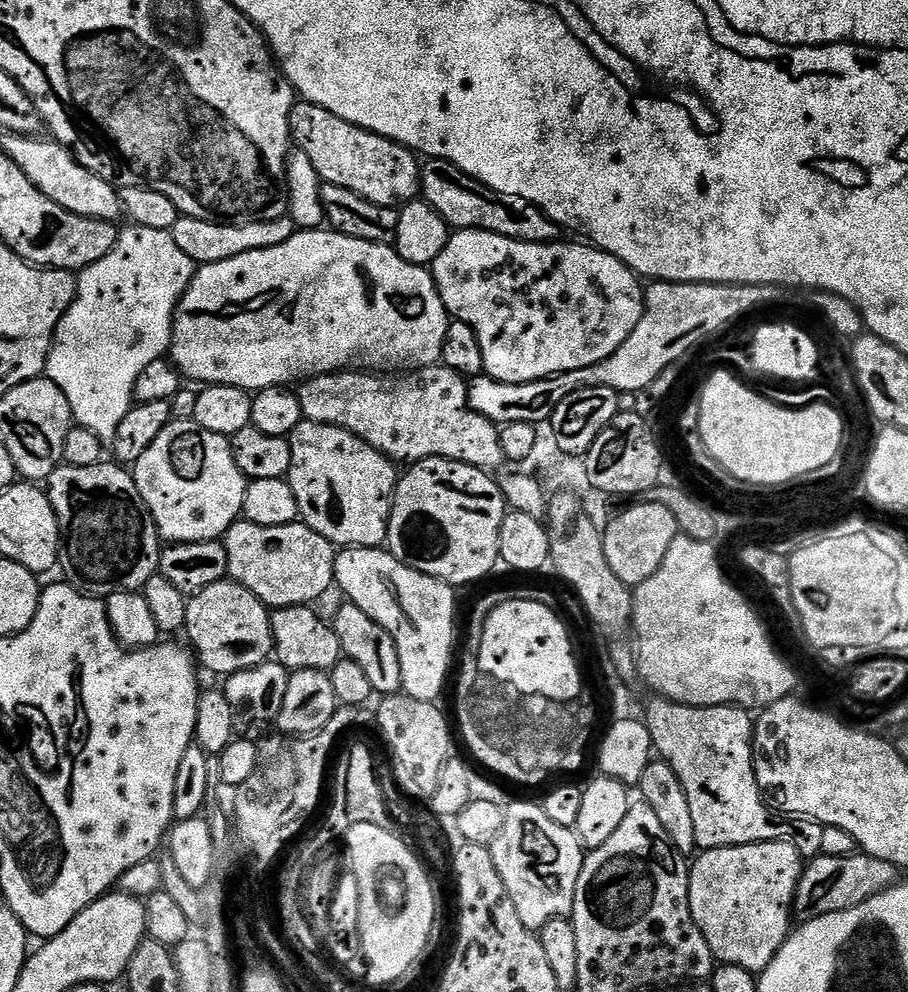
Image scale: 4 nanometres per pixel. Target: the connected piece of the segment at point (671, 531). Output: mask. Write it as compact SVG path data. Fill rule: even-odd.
M636 502L633 508L620 512L603 529L606 562L610 562L610 570L622 578L622 582L635 586L646 582L662 566L662 558L666 558L666 550L670 550L670 542L678 535L676 519L666 506Z

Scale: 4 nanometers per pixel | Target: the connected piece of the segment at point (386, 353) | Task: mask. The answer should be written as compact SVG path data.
M298 230L286 242L282 242L278 246L270 246L262 250L250 250L246 254L238 254L234 258L226 258L226 262L214 262L213 264L206 264L197 267L196 276L190 282L188 289L184 291L184 296L180 303L176 305L176 315L172 317L172 347L170 349L170 359L175 364L177 370L180 372L181 377L192 380L201 380L199 383L204 386L211 386L214 384L229 384L235 388L242 388L245 390L259 390L262 388L278 388L281 386L292 386L297 382L310 380L314 376L324 376L327 372L339 372L347 369L349 366L364 366L360 364L389 364L392 368L400 368L396 370L415 370L417 368L430 368L433 367L440 360L442 354L442 342L446 342L446 330L448 329L449 315L446 306L442 302L440 292L436 289L436 282L432 279L431 271L427 267L419 264L411 264L406 262L398 253L395 247L386 244L375 244L374 242L366 242L358 238L350 238L344 236L341 232L335 230Z

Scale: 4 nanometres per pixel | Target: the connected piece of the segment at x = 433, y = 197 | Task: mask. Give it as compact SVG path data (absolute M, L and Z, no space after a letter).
M428 158L423 161L420 170L420 190L424 203L429 204L453 229L479 228L527 244L547 244L561 239L560 225L551 220L536 204L526 202L526 198L502 194L486 186L449 160Z

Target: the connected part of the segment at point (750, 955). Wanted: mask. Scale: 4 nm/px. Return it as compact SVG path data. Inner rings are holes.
M781 840L709 848L691 861L688 874L690 910L698 930L702 930L702 938L706 938L713 957L720 964L742 966L742 970L750 970L753 974L759 974L766 966L770 966L774 954L778 954L781 946L788 941L788 933L793 927L792 903L805 867L800 851L790 846L790 842Z

